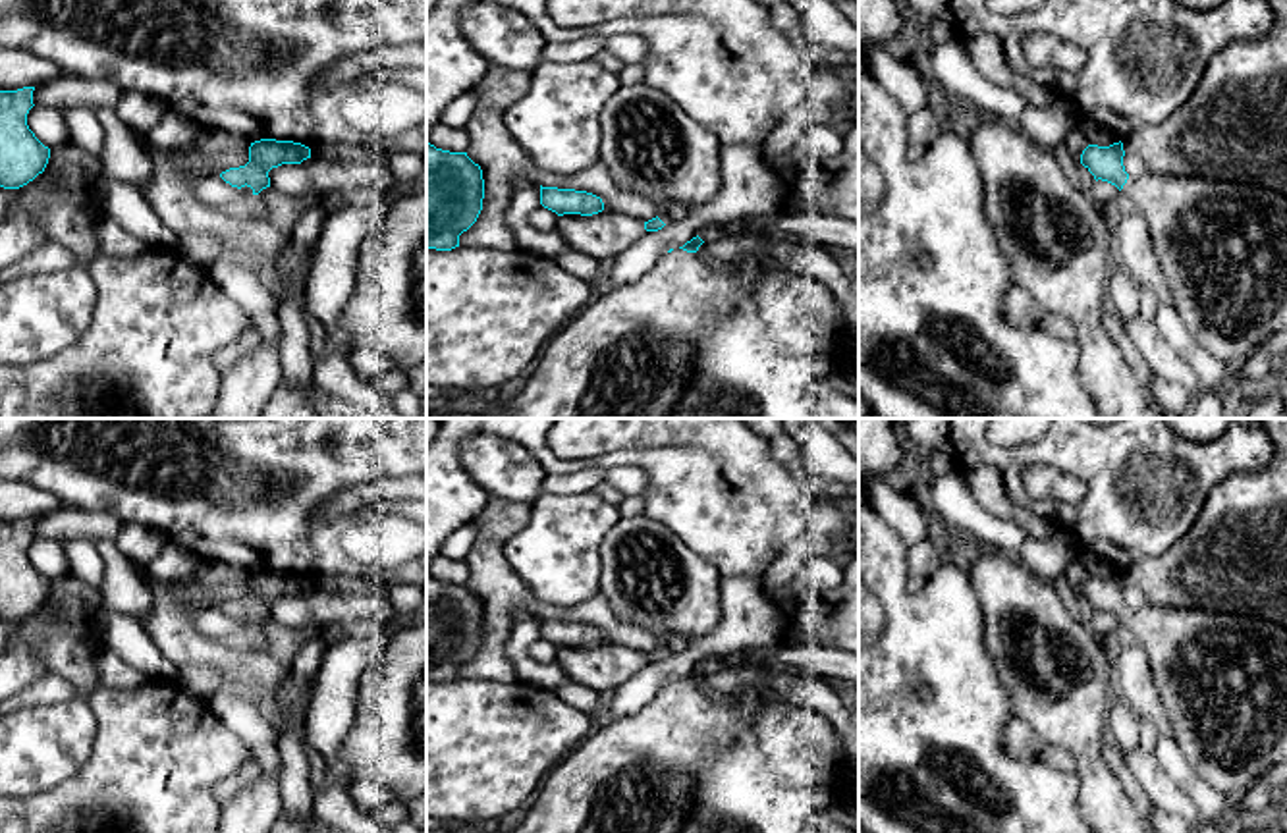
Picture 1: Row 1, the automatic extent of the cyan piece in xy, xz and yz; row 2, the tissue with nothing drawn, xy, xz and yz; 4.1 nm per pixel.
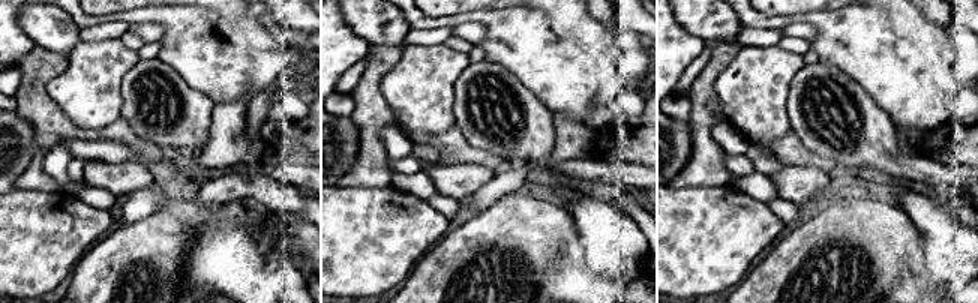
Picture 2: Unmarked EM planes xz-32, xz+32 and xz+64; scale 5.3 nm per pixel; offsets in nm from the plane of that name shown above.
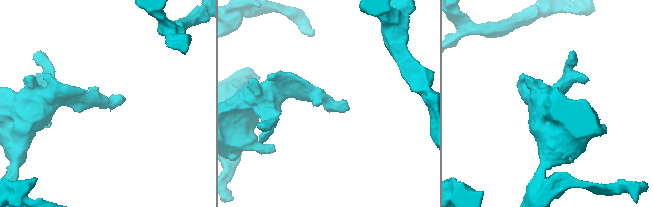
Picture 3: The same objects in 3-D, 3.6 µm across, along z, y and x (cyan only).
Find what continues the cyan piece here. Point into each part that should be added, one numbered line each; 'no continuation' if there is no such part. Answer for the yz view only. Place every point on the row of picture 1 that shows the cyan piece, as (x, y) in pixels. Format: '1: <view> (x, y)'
1: yz (1222, 245)

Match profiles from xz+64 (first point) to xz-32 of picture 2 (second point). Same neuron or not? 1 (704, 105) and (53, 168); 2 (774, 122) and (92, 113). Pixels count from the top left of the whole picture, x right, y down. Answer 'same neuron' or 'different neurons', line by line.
1: different neurons
2: same neuron

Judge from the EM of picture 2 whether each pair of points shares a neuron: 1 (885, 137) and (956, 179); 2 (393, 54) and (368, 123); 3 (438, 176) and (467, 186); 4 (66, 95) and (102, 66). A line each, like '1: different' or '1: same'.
1: same
2: same
3: same
4: same

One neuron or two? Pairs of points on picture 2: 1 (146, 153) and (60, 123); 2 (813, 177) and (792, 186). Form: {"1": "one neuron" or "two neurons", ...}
{"1": "one neuron", "2": "one neuron"}

